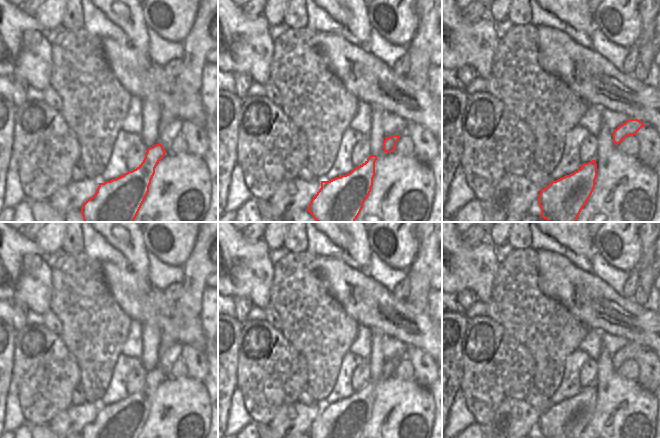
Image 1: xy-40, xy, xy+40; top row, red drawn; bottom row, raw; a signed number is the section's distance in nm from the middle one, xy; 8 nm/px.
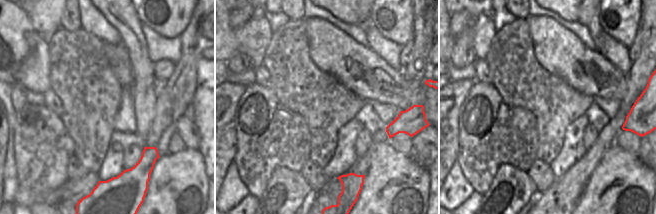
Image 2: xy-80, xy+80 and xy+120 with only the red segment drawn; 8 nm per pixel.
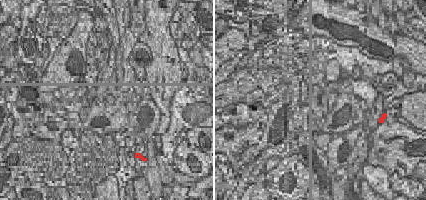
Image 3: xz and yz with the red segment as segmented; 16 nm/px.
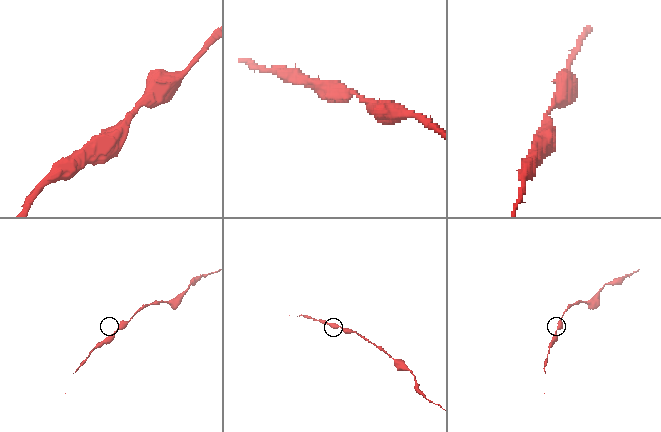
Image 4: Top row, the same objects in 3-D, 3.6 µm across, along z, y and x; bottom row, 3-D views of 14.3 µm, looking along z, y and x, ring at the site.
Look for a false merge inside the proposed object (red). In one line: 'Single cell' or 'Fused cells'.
Single cell.

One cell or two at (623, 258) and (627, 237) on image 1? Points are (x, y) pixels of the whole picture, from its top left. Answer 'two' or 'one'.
one

